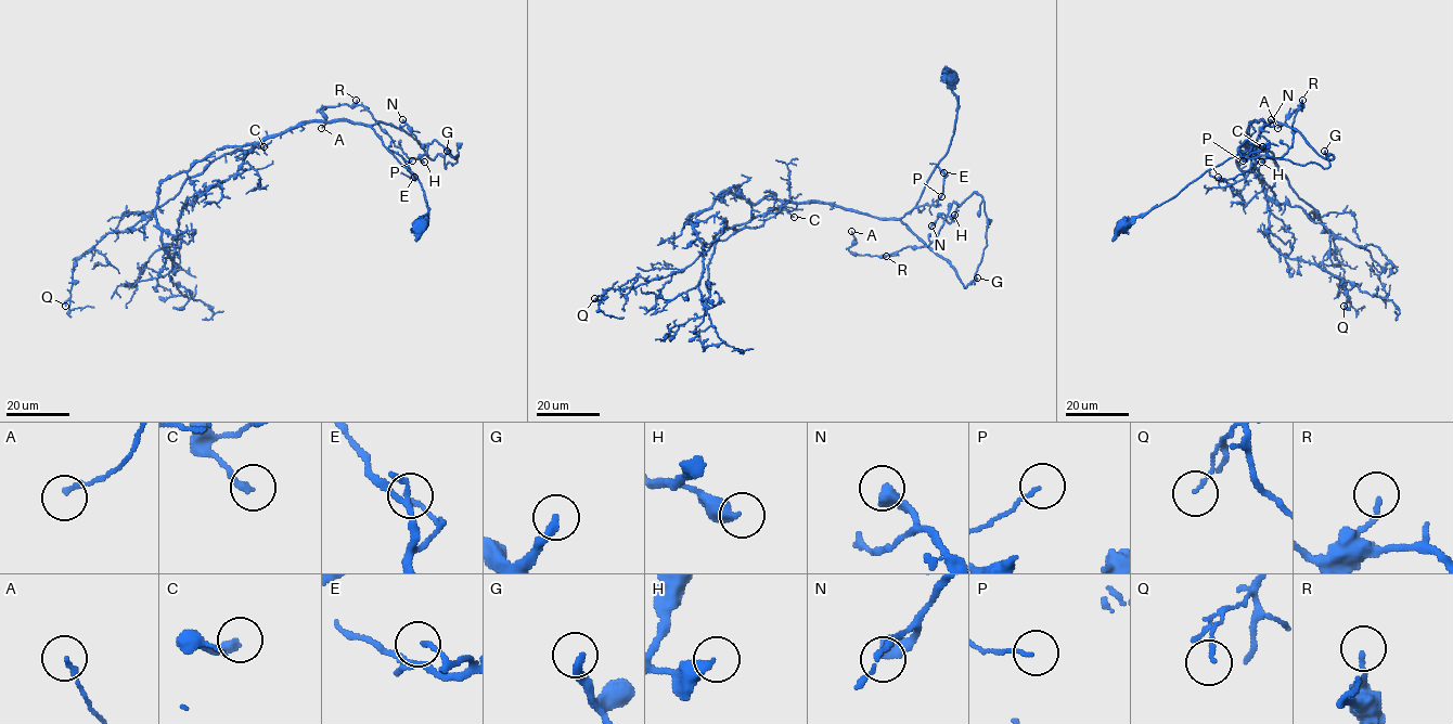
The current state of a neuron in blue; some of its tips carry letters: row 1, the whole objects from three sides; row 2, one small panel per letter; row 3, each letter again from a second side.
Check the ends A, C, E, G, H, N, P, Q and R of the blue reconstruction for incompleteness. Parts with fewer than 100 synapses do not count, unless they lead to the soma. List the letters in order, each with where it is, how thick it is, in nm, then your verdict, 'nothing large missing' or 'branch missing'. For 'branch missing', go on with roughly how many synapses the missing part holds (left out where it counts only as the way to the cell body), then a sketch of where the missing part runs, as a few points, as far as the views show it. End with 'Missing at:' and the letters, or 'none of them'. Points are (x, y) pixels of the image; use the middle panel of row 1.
A: at (851, 231); 160 nm thick; nothing large missing
C: at (794, 217); 240 nm thick; nothing large missing
E: at (943, 172); 140 nm thick; nothing large missing
G: at (977, 278); 280 nm thick; branch missing; about 350 synapses
H: at (954, 215); 400 nm thick; nothing large missing
N: at (931, 225); 500 nm thick; nothing large missing
P: at (941, 196); 110 nm thick; nothing large missing
Q: at (594, 298); 100 nm thick; nothing large missing
R: at (886, 256); 130 nm thick; nothing large missing
Missing at: G

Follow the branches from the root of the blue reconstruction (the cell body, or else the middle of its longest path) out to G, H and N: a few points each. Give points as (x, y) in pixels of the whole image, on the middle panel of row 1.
G: (951, 80), (958, 117), (949, 151), (916, 205), (899, 219), (949, 263), (965, 287), (977, 278)
H: (951, 80), (949, 151), (899, 219), (965, 287), (987, 245), (982, 197), (952, 203), (954, 215)
N: (951, 80), (949, 151), (899, 219), (974, 284), (982, 197), (931, 225)

